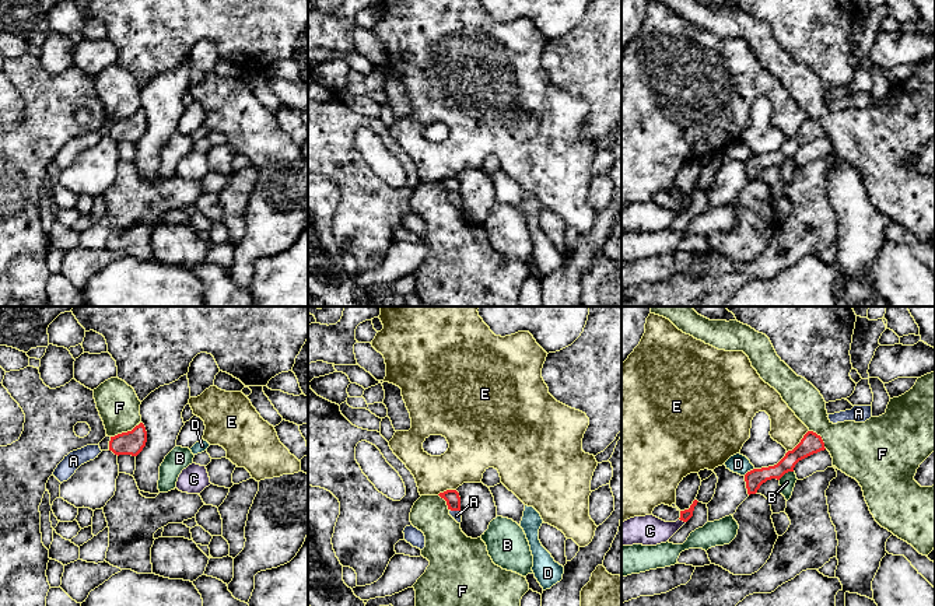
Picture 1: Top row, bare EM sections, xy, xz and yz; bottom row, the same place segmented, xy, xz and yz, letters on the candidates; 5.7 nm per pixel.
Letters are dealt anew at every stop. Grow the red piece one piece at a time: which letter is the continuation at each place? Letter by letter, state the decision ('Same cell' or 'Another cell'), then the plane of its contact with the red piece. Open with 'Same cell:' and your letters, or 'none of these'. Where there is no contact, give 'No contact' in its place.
Same cell: A
A: Same cell. Touches red in xz
B: Another cell. Touches red in yz
C: Another cell. Touches red in yz
D: Another cell. Touches red in yz
E: Another cell. Touches red in yz
F: Another cell. Touches red in xy

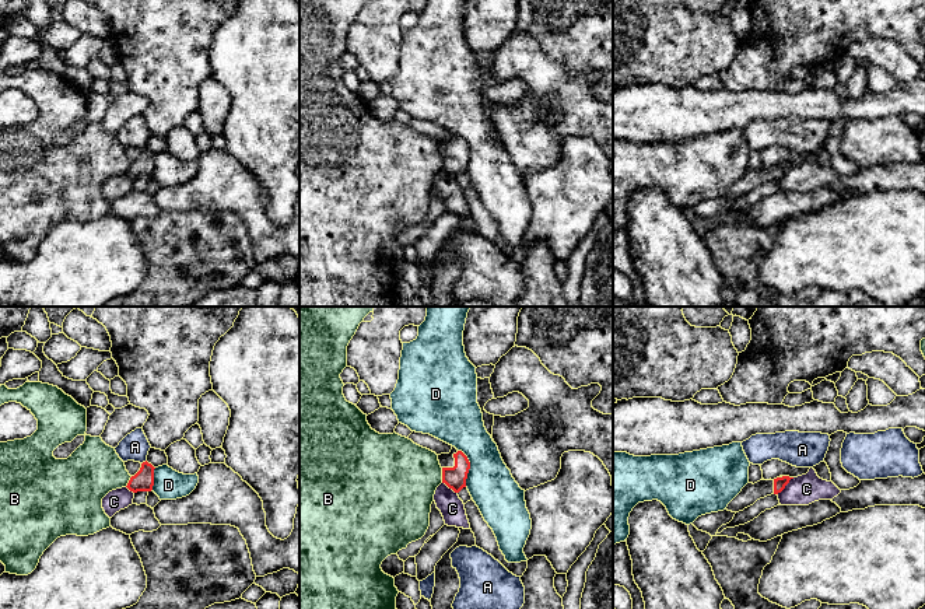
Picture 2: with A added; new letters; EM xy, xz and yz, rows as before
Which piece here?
Same cell: none of these
A: Another cell. Touches red in xy
B: Another cell. Touches red in xz
C: Another cell. Touches red in yz
D: Another cell. Touches red in xz

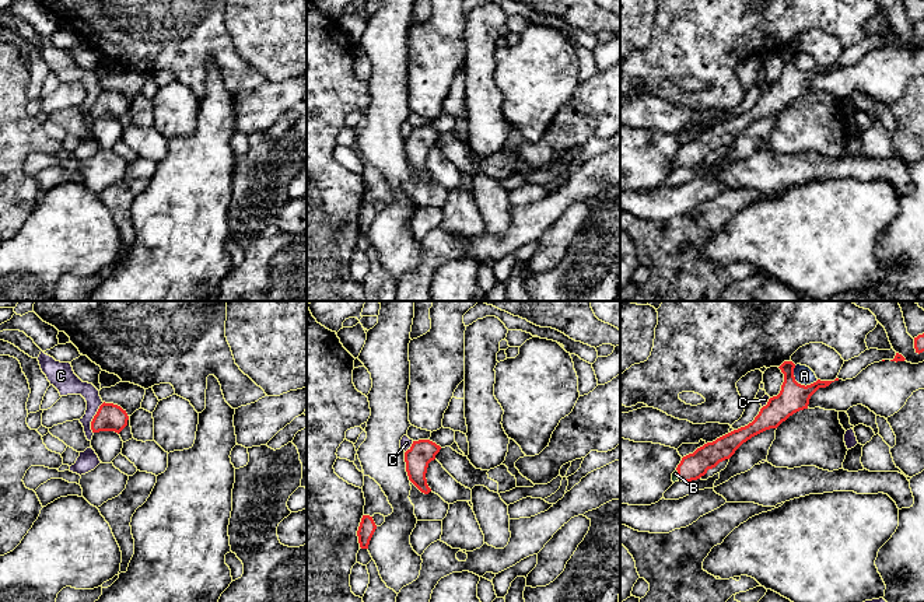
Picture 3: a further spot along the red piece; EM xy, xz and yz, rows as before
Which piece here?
Same cell: B
A: Another cell. Touches red in yz
B: Same cell. Touches red in yz
C: Another cell. Touches red in xy

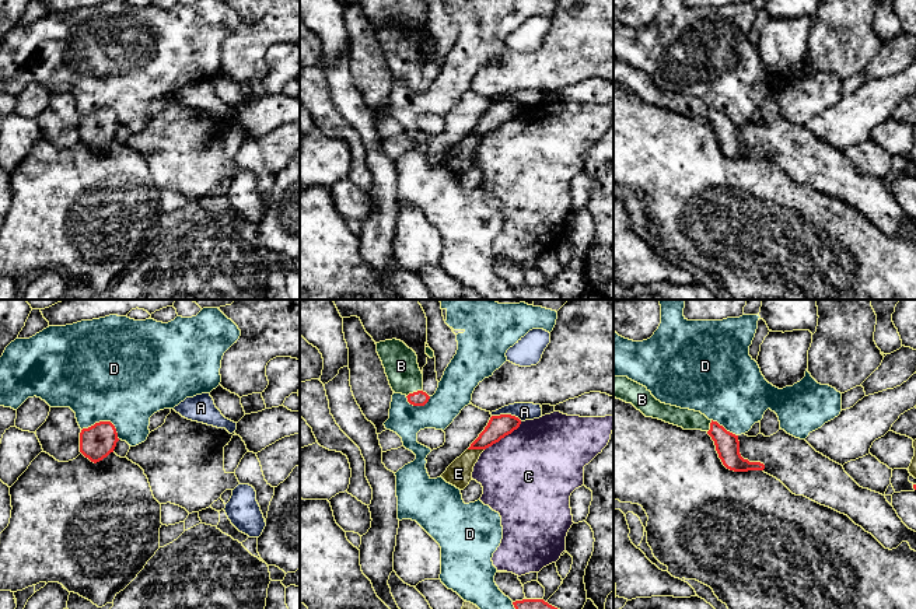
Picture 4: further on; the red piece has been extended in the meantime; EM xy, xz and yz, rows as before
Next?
Same cell: B
A: Another cell. Touches red in xz
B: Same cell. Touches red in xz
C: Another cell. Touches red in xz
D: Another cell. Touches red in xy
E: Another cell. Touches red in xz

